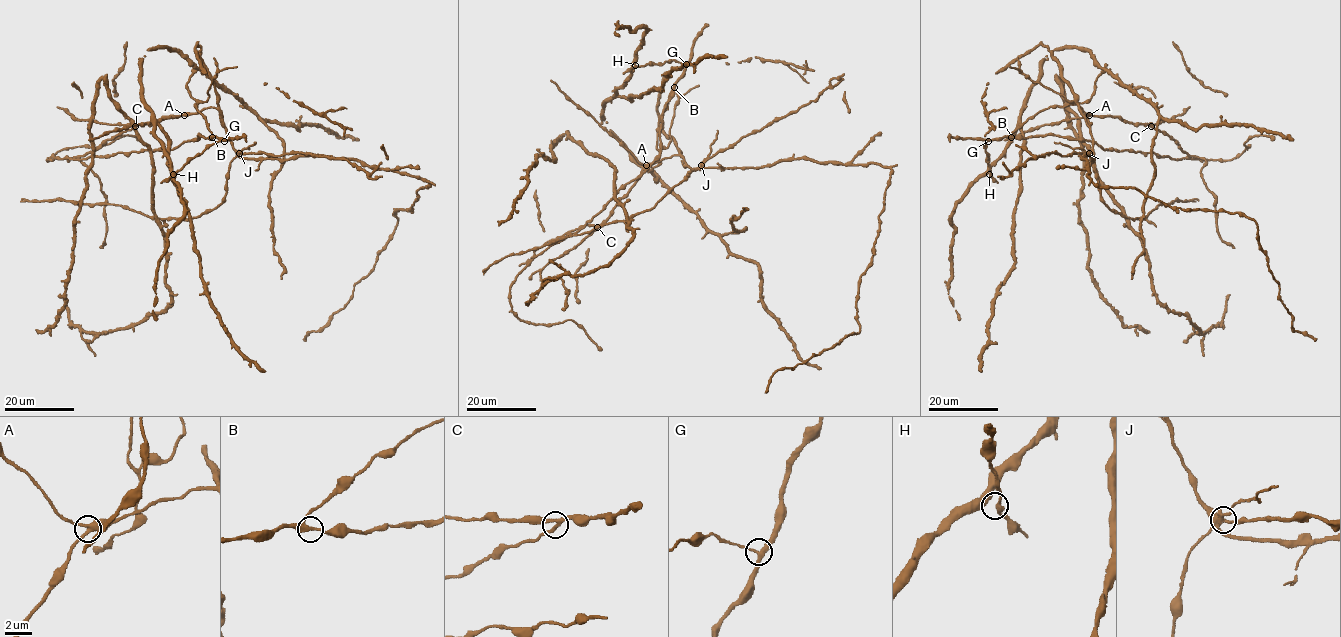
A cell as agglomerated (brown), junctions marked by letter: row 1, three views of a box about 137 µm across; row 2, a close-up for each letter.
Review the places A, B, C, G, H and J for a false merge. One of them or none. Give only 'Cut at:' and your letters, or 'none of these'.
Cut at: J

